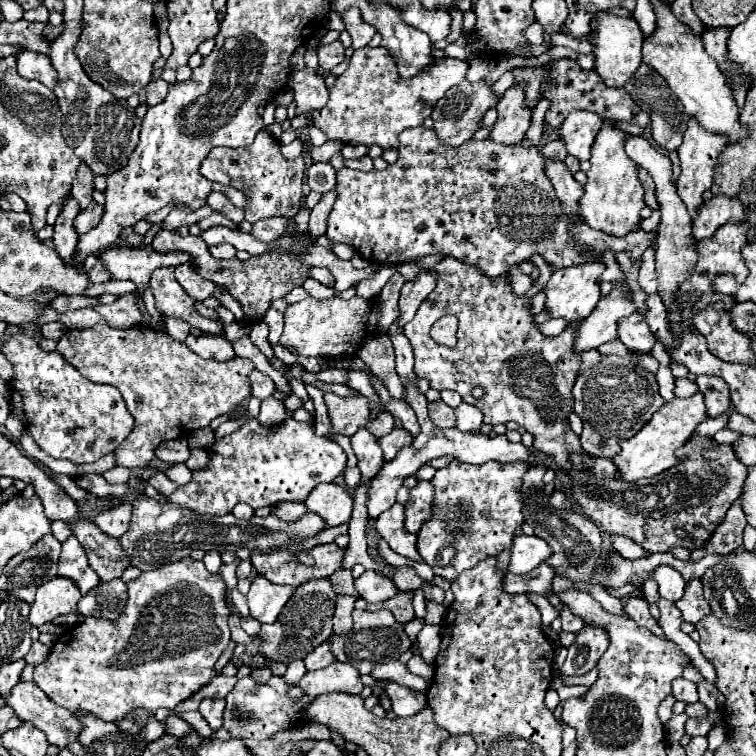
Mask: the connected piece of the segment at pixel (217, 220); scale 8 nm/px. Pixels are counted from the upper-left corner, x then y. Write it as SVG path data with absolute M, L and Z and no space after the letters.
M212 211L212 215L210 215L208 219L198 221L198 225L200 225L202 229L208 229L208 227L212 227L212 225L226 225L226 227L230 227L230 229L234 229L234 231L238 229L238 223L226 219L226 215L224 215L222 211Z

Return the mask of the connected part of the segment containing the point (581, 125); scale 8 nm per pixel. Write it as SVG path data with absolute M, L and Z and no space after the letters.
M588 111L570 113L560 127L560 137L566 141L568 153L580 161L590 159L590 149L602 125L604 119L596 117L596 113L588 113Z

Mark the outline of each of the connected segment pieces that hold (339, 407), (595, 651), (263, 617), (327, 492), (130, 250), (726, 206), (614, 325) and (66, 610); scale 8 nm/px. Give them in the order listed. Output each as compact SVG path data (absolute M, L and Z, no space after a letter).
M324 393L324 401L328 407L328 417L332 431L326 435L326 439L336 439L336 435L354 435L360 427L368 423L370 417L370 407L366 397L338 397L334 393Z
M584 623L574 643L568 647L568 657L560 671L564 675L582 675L596 665L596 661L602 657L606 649L608 633L602 627L592 627L590 623Z
M256 577L252 581L250 593L248 597L248 607L250 607L250 615L254 619L258 619L260 623L274 623L282 611L282 607L286 605L286 601L290 599L294 587L290 585L276 585L270 583L266 577Z
M320 483L306 499L306 509L322 515L328 527L348 523L352 515L352 495L344 485Z
M112 245L104 253L98 255L104 263L106 271L112 279L130 279L136 283L138 293L148 285L152 269L158 267L176 267L180 263L190 261L186 253L172 251L172 253L158 253L152 247L126 247L126 245Z
M724 195L712 197L700 207L700 213L692 223L692 235L696 241L710 239L730 219L744 221L744 207L740 199L730 199Z
M614 287L610 295L600 299L600 305L596 305L592 315L580 323L576 349L588 351L616 339L620 319L632 315L636 311L634 307L636 305L632 305L632 299L624 299L622 289Z
M54 577L38 589L36 601L30 607L28 621L32 625L40 627L60 615L70 615L70 613L74 613L78 617L78 621L82 621L84 617L78 613L80 597L82 597L82 593L72 579Z

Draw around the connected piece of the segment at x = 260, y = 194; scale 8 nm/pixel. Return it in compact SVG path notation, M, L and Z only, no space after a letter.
M266 129L258 131L256 139L252 145L248 147L216 147L208 153L208 157L202 161L200 173L204 173L204 177L218 181L218 183L226 183L232 185L234 189L244 189L248 195L248 207L244 209L246 213L246 221L256 223L264 217L274 217L274 215L286 215L286 217L294 217L300 207L302 207L302 199L304 199L304 159L284 159L280 153L280 141L276 137L272 137Z

